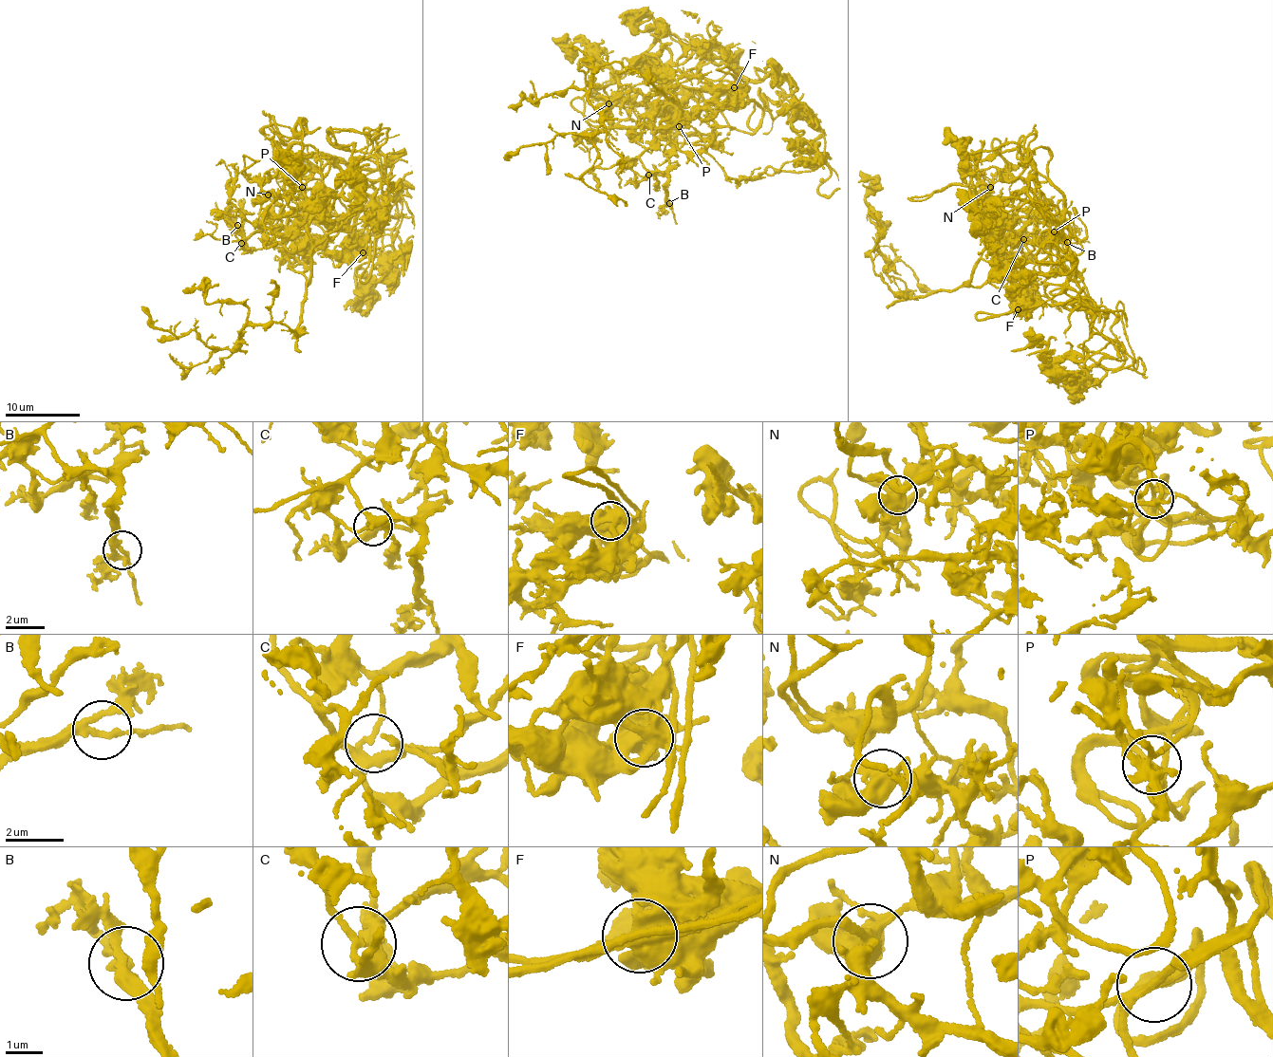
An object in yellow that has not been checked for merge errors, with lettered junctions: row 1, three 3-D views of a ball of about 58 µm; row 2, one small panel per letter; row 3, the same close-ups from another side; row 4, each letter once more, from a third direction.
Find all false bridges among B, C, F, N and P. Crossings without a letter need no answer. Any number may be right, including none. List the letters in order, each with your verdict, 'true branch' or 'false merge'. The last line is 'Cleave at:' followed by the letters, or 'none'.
B: true branch
C: true branch
F: true branch
N: false merge
P: true branch
Cleave at: N

